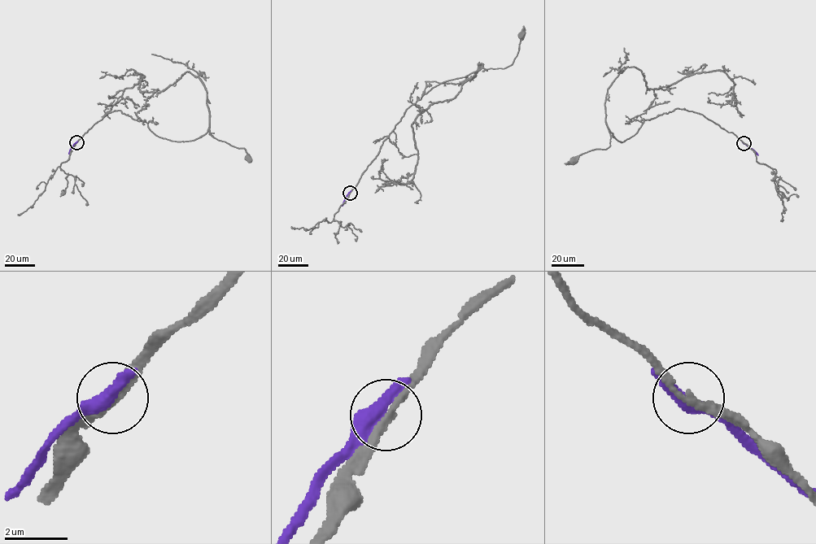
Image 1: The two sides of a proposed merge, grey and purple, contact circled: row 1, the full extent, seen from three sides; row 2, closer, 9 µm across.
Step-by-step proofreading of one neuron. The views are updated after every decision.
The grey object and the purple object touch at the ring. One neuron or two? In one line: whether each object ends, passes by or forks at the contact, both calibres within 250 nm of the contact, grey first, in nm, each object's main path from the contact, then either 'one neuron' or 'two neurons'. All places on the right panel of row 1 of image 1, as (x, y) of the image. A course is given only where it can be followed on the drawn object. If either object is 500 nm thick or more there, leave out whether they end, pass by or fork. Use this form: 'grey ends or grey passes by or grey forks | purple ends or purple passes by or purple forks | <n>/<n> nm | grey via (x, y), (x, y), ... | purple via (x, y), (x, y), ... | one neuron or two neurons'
grey passes by | purple passes by | 220/400 nm | grey via (744, 143), (701, 114), (675, 108), (645, 119), (623, 142), (608, 128), (607, 148), (573, 159) | purple via (744, 143), (757, 155) | two neurons

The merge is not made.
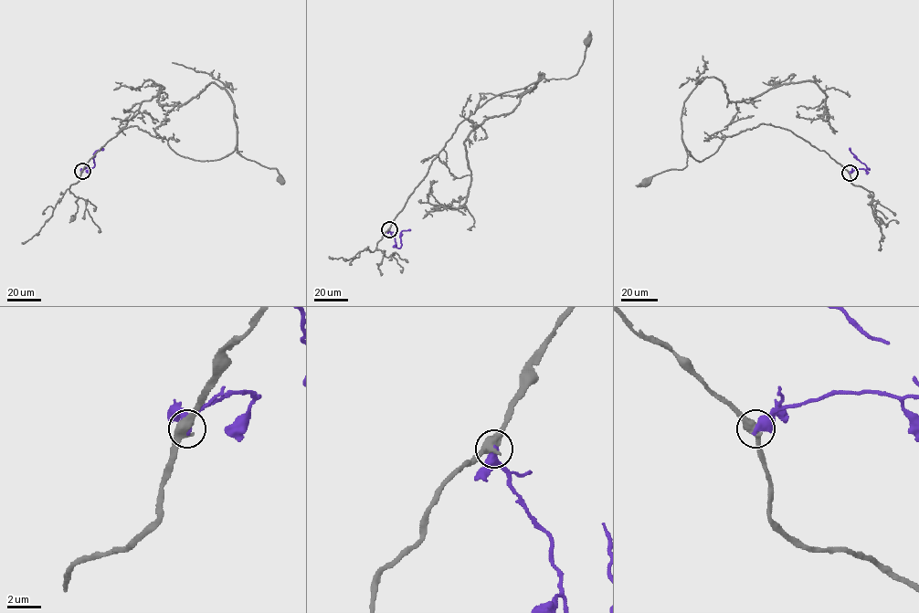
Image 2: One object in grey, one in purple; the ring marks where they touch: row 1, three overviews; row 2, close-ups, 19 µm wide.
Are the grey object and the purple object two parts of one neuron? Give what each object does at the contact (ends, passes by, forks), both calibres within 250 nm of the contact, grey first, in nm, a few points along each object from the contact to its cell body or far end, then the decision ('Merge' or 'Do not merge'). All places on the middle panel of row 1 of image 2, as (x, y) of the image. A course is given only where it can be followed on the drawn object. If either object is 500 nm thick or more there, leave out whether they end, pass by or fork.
Thickness 500 nm (grey) against 550 nm. Course of grey: (389, 229), (458, 126), (500, 94), (523, 89), (544, 77), (567, 79), (575, 76), (588, 40). Course of purple: (389, 229), (397, 248), (401, 246), (400, 233), (410, 229). Do not merge

